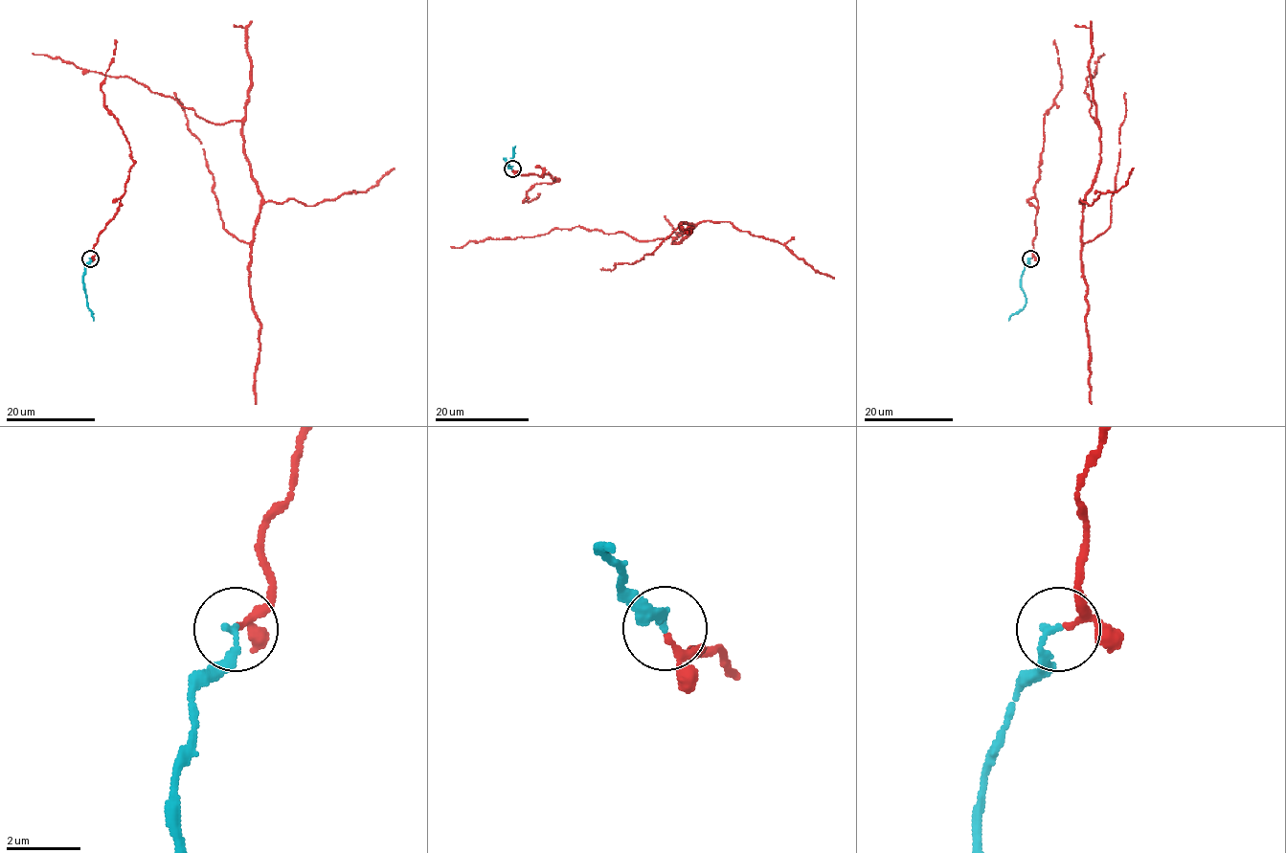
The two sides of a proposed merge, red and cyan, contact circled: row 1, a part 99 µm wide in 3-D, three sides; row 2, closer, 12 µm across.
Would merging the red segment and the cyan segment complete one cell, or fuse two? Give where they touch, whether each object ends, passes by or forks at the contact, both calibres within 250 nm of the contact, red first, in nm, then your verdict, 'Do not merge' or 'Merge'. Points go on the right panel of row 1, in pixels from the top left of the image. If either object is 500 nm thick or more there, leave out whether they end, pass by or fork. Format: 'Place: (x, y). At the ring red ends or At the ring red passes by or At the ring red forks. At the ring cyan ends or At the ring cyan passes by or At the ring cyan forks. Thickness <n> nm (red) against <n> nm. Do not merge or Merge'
Place: (1030, 258). At the ring red passes by. At the ring cyan ends. Thickness 140 nm (red) against 180 nm. Merge

